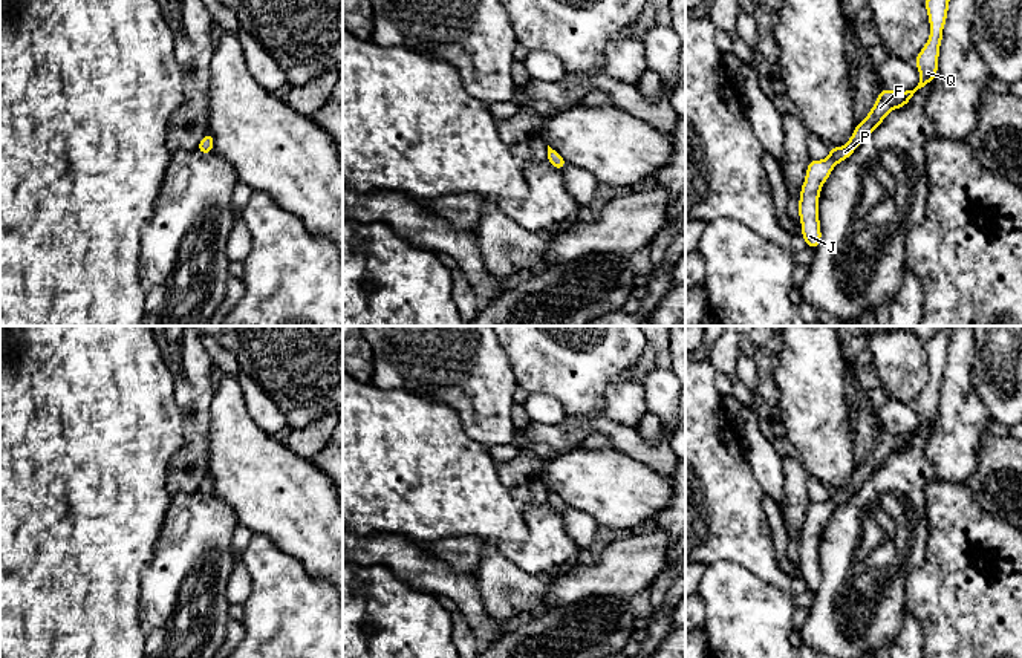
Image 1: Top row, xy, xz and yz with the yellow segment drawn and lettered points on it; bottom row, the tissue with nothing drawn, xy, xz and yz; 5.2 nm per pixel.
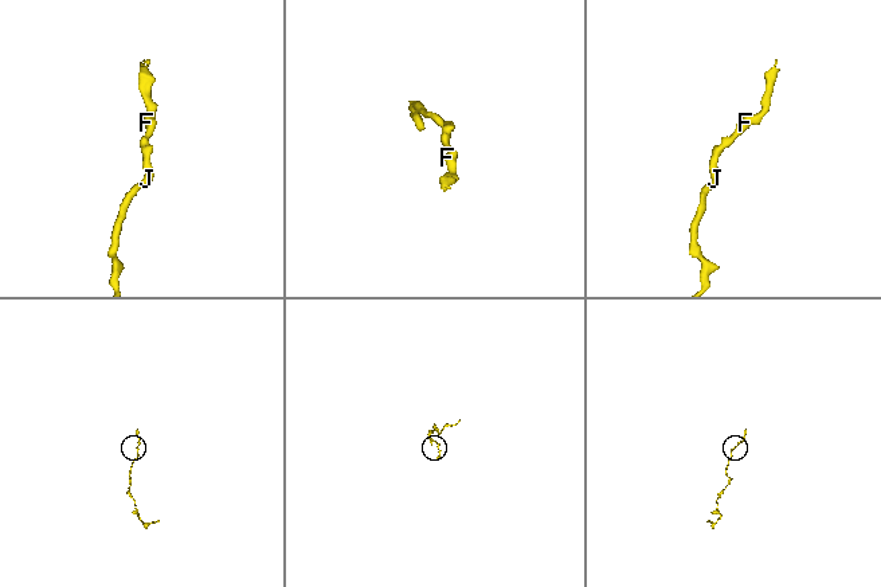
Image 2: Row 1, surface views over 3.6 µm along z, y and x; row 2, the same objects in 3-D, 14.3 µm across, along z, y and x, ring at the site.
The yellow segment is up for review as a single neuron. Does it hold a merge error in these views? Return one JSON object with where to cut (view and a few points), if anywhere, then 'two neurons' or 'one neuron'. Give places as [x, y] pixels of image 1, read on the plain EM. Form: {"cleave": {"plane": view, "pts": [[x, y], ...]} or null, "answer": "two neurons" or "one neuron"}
{"cleave": null, "answer": "one neuron"}

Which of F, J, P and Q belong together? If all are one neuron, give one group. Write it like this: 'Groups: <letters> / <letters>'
Groups: F J P Q

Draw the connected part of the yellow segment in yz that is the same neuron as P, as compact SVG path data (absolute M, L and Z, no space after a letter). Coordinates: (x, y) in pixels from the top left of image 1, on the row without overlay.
M944 326L930 340L924 341L924 349L927 352L930 366L930 379L913 404L919 413L918 428L913 433L906 435L892 435L883 430L869 458L855 468L854 476L846 488L829 490L829 499L823 503L809 502L799 542L802 580L805 581L808 591L815 592L822 583L817 546L820 533L832 516L832 511L838 505L846 503L863 485L863 482L867 480L884 464L889 454L909 447L918 432L935 422L952 331L953 326Z

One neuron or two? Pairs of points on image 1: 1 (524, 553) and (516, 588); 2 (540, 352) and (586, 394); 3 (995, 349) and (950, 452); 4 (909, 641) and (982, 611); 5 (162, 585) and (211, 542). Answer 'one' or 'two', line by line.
1: two
2: one
3: two
4: two
5: one

